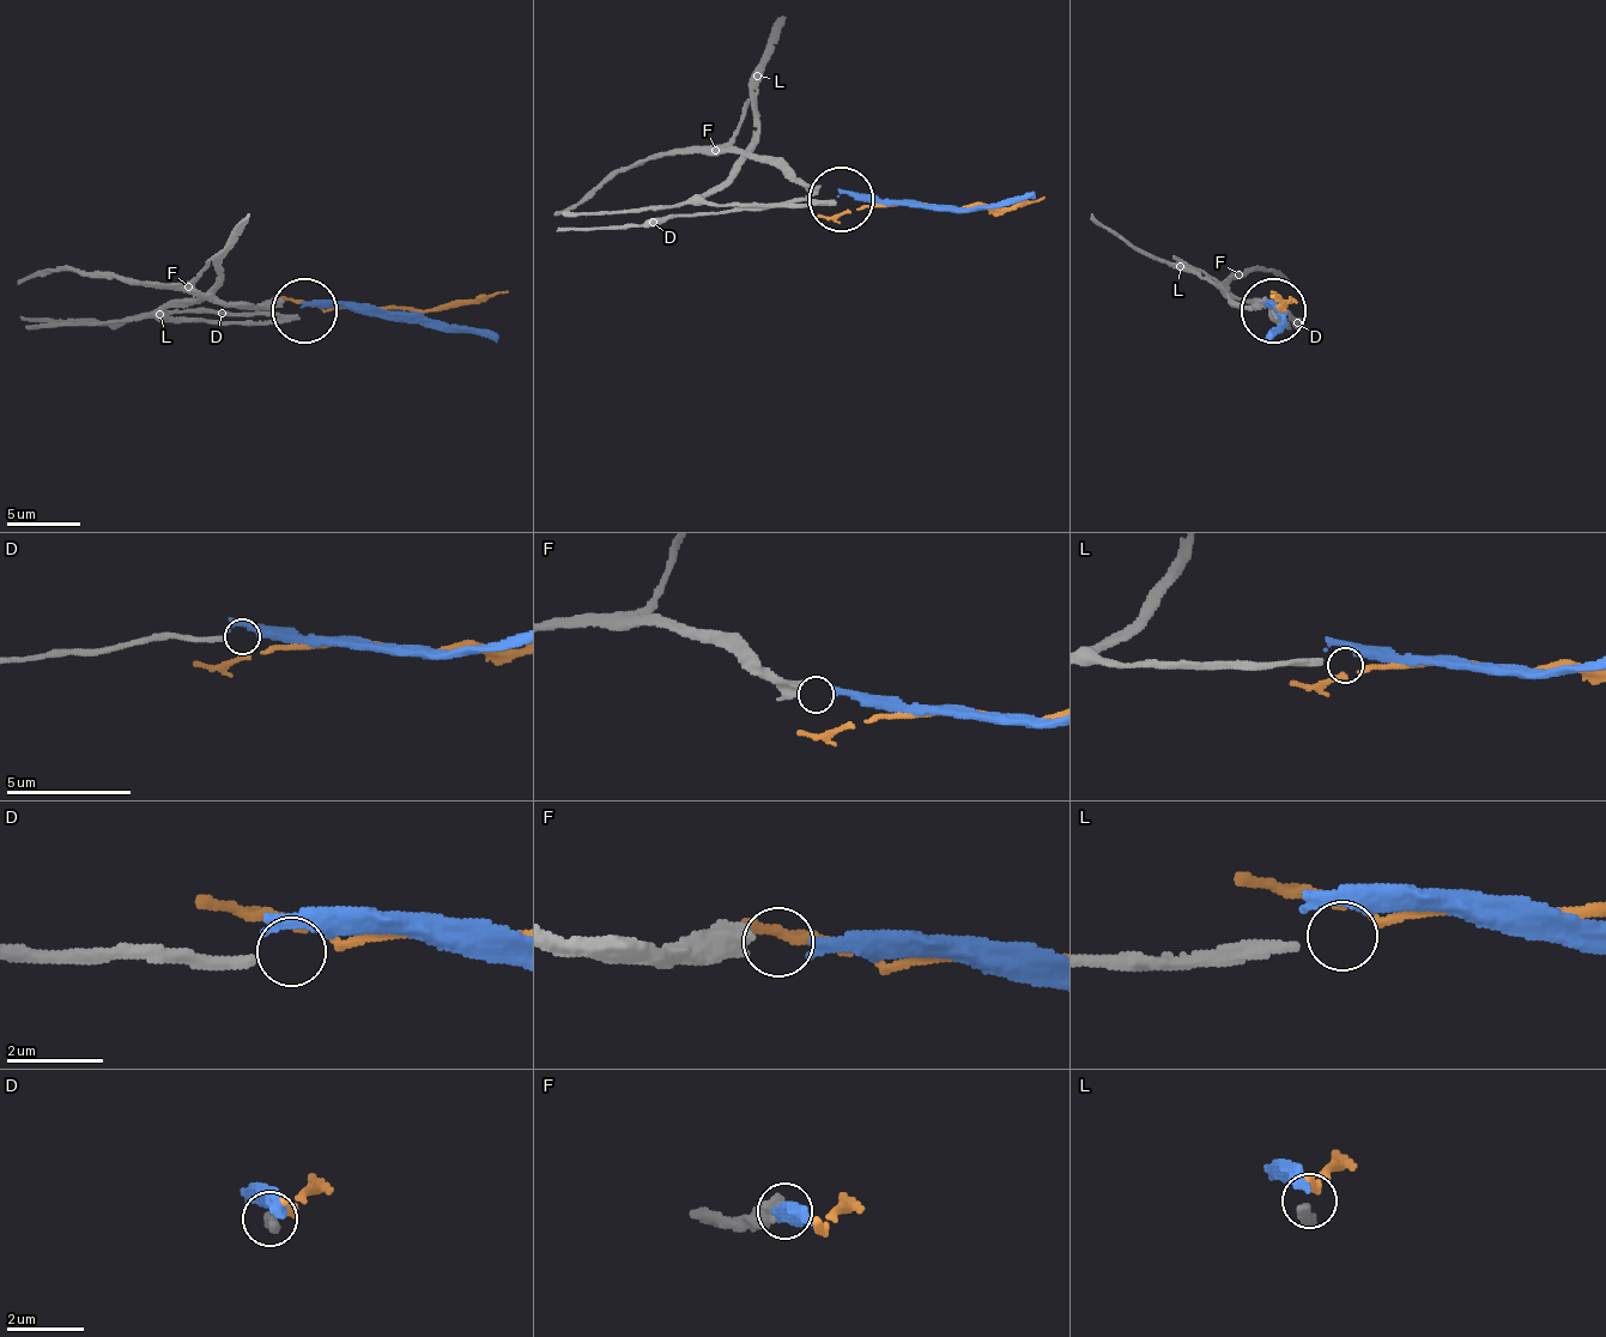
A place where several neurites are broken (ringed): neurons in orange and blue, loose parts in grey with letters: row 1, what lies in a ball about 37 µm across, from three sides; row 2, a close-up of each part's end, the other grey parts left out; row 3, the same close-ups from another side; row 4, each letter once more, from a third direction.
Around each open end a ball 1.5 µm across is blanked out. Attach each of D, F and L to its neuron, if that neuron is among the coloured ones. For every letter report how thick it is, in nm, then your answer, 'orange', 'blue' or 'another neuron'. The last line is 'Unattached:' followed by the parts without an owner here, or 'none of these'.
D: 240 nm thick; another neuron
F: 500 nm thick; blue
L: 240 nm thick; another neuron
Unattached: D, L

